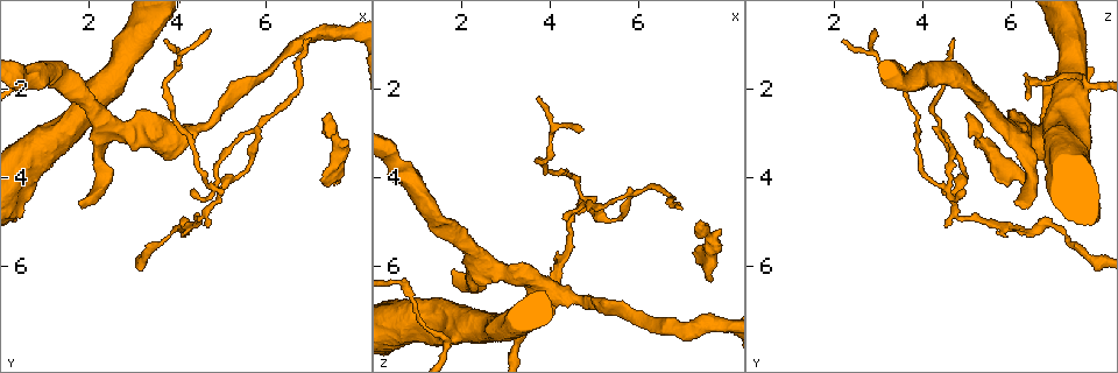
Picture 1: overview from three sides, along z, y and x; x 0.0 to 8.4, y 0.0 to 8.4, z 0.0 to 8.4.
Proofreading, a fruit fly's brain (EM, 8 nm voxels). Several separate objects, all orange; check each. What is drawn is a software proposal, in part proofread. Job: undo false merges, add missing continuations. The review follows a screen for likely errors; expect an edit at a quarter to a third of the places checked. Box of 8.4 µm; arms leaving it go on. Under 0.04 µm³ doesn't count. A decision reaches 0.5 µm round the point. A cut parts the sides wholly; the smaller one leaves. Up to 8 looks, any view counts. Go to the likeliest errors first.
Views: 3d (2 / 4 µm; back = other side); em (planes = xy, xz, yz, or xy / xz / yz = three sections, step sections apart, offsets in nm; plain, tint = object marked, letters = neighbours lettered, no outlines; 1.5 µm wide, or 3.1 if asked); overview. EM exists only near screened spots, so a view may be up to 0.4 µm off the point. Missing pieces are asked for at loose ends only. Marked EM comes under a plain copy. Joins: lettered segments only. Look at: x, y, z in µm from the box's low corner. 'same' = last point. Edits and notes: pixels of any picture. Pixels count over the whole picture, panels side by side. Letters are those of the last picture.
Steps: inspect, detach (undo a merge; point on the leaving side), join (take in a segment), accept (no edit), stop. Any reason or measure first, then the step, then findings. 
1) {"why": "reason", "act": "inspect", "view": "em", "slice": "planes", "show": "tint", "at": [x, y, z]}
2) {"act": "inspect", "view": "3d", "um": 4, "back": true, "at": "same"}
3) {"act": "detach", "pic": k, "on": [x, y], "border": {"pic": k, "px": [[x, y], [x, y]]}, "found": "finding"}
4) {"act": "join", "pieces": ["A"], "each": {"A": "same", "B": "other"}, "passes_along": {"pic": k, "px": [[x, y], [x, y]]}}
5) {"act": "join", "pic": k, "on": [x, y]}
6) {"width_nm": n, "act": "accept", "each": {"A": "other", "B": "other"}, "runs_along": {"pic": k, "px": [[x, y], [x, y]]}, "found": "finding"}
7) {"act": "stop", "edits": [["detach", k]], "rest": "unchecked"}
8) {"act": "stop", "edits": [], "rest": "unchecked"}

{"why": "branch stops here", "act": "inspect", "view": "3d", "um": 4, "at": [1.80, 4.55, 6.10]}

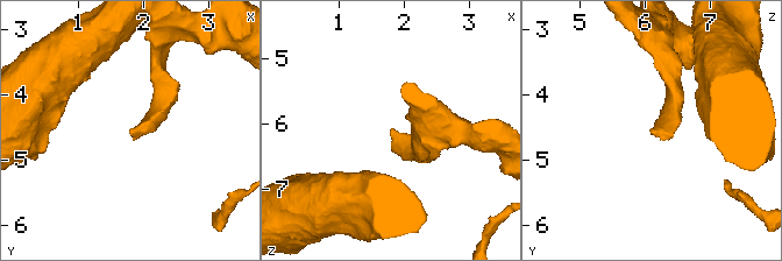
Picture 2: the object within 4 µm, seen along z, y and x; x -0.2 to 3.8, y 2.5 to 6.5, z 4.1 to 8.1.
{"act": "inspect", "view": "em", "slice": "planes", "show": "letters", "at": [1.85, 4.55, 6.05]}

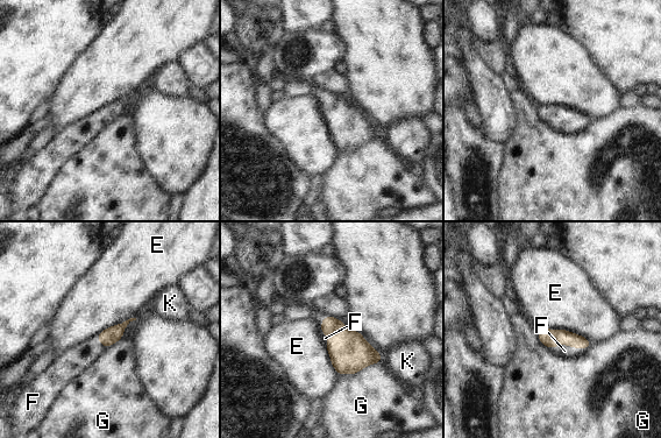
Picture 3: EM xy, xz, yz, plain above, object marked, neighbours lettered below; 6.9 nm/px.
{"act": "join", "pieces": ["F"], "each": {"E": "other", "F": "same", "G": "other", "K": "other"}, "passes_along": {"pic": 3, "px": [[551, 338], [569, 345], [564, 351]]}, "found": "it goes on there"}

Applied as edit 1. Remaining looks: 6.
{"why": "see it whole again", "act": "inspect", "view": "overview"}

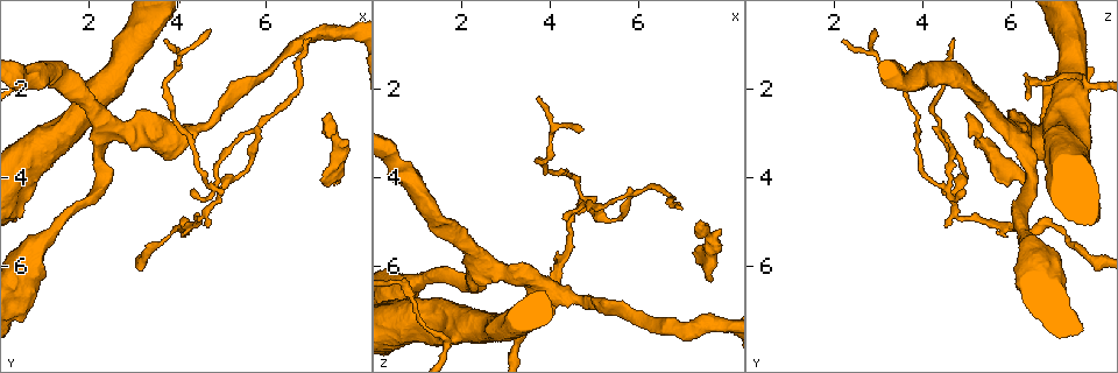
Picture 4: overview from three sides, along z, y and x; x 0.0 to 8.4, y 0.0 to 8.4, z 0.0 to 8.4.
{"act": "inspect", "view": "em", "slice": "planes", "show": "letters", "at": [1.85, 2.10, 7.60]}

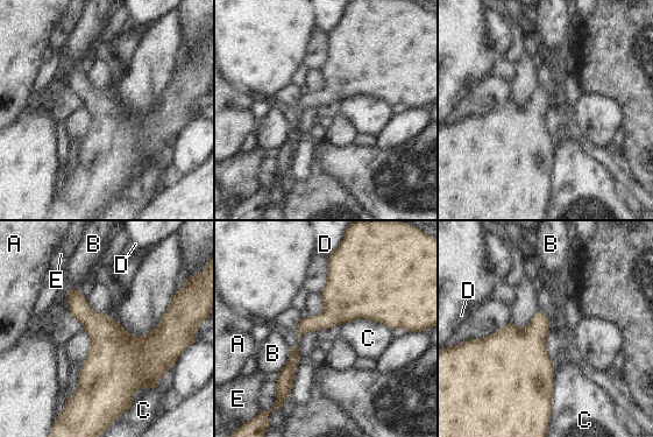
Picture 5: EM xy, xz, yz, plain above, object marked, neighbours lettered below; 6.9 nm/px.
{"act": "accept", "each": {"A": "other", "B": "other", "C": "other", "D": "other", "E": "other"}, "border": {"pic": 5, "px": [[172, 294], [147, 333], [116, 319]]}, "found": "continuous, no second neuron"}

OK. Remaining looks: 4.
{"why": "an open end", "act": "inspect", "view": "3d", "um": 4, "at": [4.75, 0.70, 3.00]}

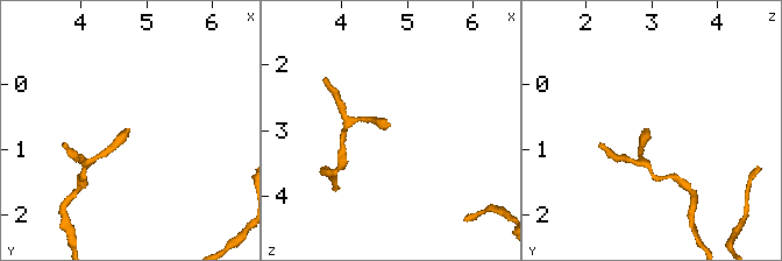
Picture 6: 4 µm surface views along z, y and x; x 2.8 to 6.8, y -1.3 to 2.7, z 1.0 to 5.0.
{"why": "need the tissue", "act": "inspect", "view": "em", "slice": "planes", "show": "letters", "at": [4.75, 0.70, 2.95]}

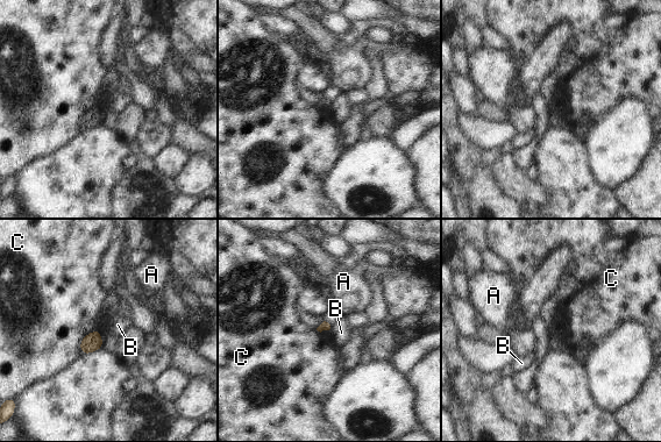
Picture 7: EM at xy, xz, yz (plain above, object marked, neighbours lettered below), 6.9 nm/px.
{"act": "accept", "each": {"A": "other", "B": "other", "C": "other"}, "border": {"pic": 7, "px": [[331, 326], [328, 329]]}, "found": "none of them fits"}

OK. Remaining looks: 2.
{"act": "stop", "edits": [["join", 3]], "rest": "unchecked"}

